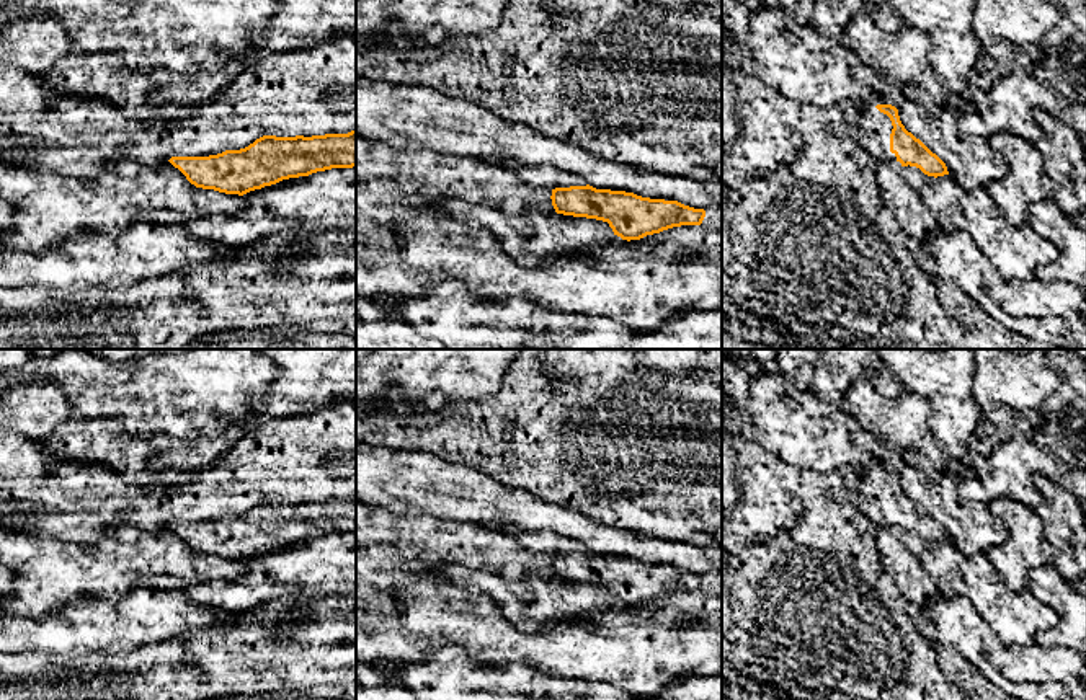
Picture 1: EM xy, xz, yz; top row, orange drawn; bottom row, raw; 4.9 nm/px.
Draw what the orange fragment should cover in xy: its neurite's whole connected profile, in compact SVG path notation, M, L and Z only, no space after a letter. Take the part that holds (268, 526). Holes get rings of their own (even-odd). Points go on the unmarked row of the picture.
M356 494L312 503L263 501L240 516L168 527L196 553L243 561L283 545L356 532Z

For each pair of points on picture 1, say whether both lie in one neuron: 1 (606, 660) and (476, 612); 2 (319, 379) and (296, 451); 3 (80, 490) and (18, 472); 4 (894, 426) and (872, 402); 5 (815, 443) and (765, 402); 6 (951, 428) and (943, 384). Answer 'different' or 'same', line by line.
1: same
2: different
3: same
4: same
5: same
6: same

